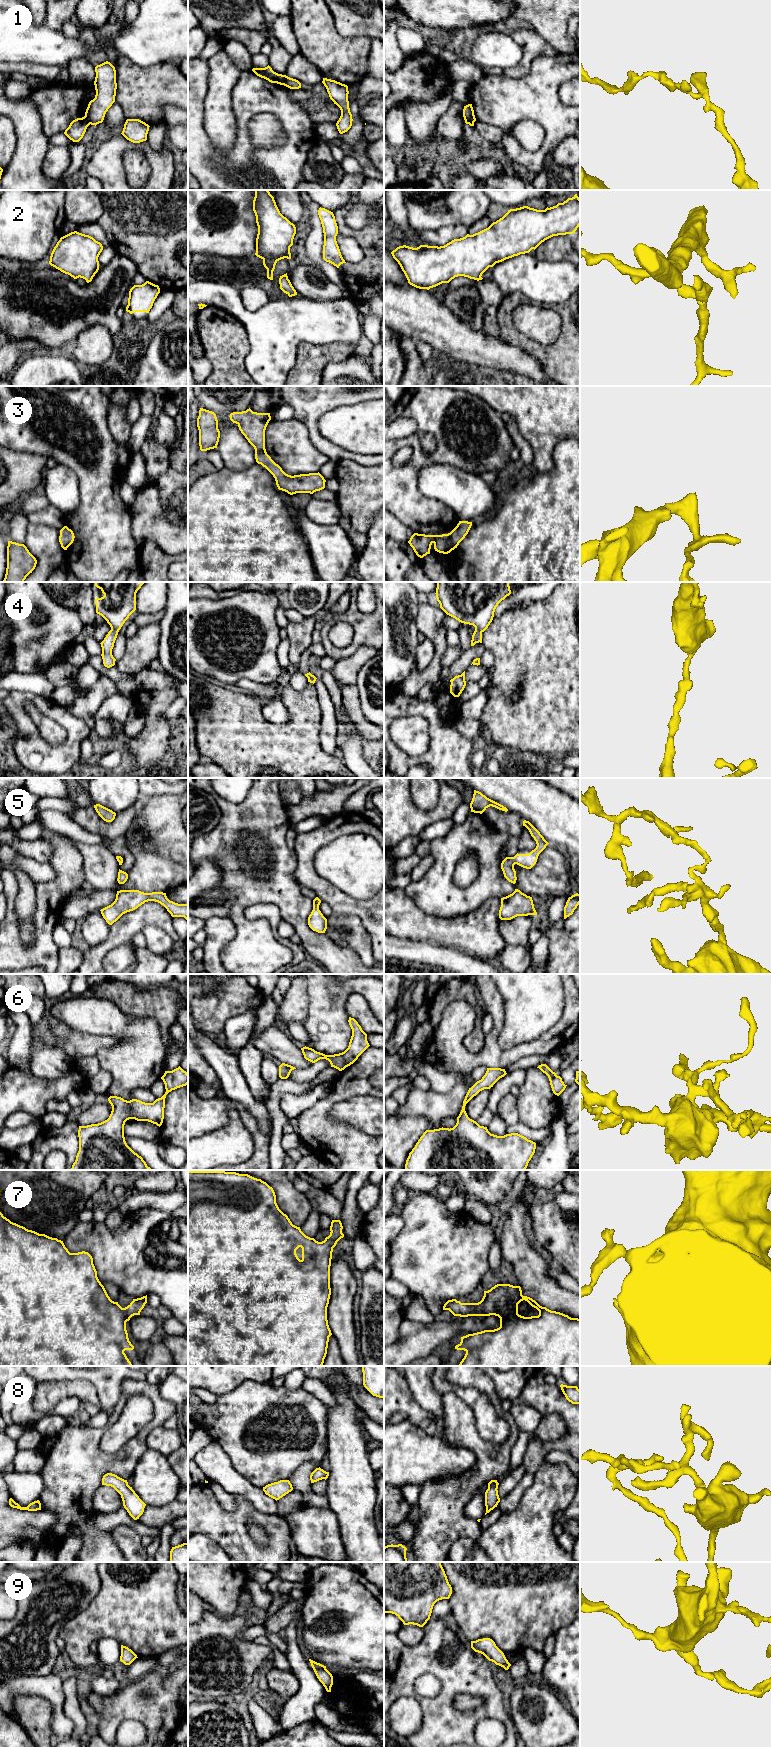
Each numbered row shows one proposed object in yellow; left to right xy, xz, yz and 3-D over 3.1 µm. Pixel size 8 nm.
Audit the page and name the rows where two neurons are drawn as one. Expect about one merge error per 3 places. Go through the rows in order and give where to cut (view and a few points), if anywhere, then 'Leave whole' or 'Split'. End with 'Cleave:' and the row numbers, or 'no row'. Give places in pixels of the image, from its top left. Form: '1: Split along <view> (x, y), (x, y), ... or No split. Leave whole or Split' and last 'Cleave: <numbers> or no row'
1: Split along xz (282, 75), (283, 84). Split
2: No split. Leave whole
3: No split. Leave whole
4: No split. Leave whole
5: No split. Leave whole
6: No split. Leave whole
7: No split. Leave whole
8: No split. Leave whole
9: No split. Leave whole
Cleave: 1

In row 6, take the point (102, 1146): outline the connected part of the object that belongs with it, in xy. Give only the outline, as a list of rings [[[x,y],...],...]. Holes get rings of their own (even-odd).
[[[179,1066],[172,1071],[165,1071],[161,1079],[165,1084],[166,1092],[153,1103],[145,1103],[137,1099],[127,1101],[121,1097],[110,1096],[108,1101],[112,1106],[112,1111],[107,1120],[98,1124],[79,1126],[79,1151],[71,1170],[153,1170],[147,1166],[141,1156],[127,1145],[124,1137],[124,1125],[129,1119],[148,1121],[159,1127],[162,1125],[166,1095],[172,1090],[186,1086],[188,1073]]]

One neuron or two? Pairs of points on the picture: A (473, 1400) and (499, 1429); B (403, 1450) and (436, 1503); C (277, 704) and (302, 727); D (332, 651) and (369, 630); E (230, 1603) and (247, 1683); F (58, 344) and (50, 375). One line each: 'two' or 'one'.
A: one
B: two
C: two
D: one
E: two
F: two

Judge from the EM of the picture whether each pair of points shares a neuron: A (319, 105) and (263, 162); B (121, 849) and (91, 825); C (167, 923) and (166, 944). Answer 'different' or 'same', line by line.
A: different
B: different
C: different

